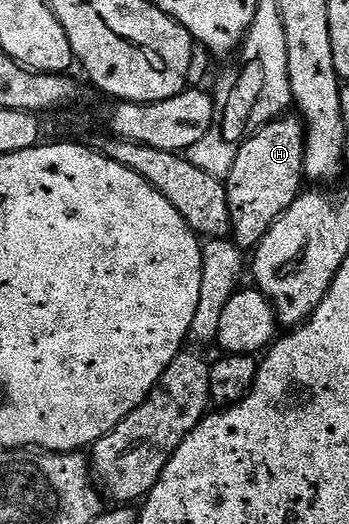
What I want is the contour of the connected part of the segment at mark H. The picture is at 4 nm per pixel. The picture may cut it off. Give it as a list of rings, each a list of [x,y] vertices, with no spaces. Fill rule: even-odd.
[[[290,118],[273,119],[244,140],[224,180],[230,210],[230,235],[235,246],[243,252],[253,252],[264,233],[272,229],[274,222],[288,210],[292,201],[298,199],[303,190],[306,129],[301,118]]]

